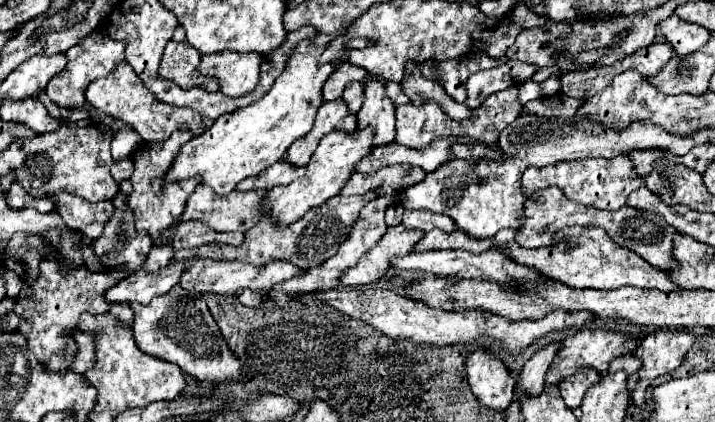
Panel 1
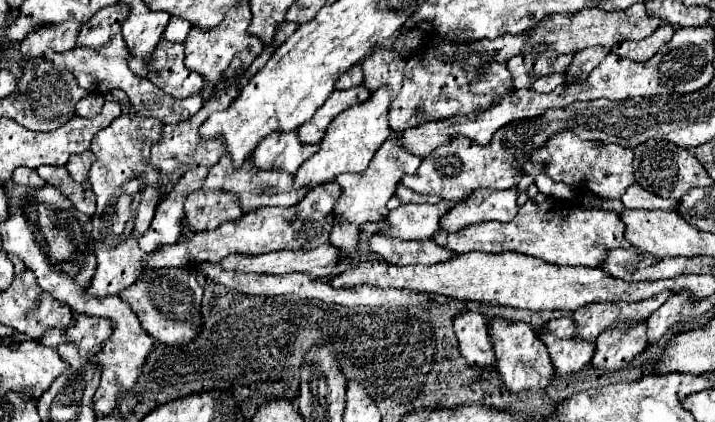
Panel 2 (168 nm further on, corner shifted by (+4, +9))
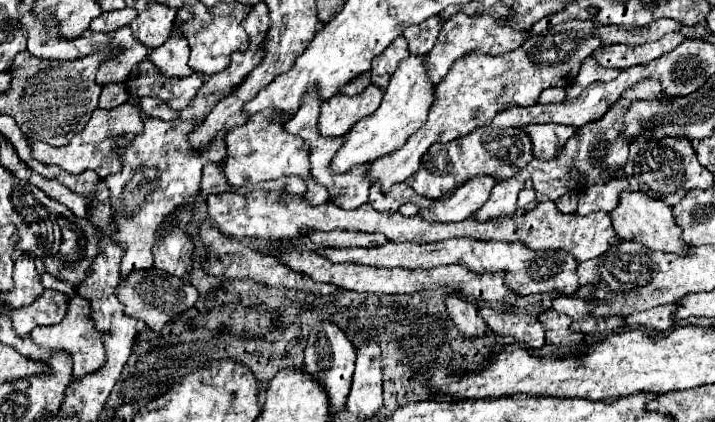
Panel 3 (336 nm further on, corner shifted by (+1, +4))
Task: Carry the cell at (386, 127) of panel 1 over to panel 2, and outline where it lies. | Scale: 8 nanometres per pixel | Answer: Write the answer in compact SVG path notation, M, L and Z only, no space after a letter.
M377 48L363 60L363 86L369 92L375 92L381 86L393 86L393 94L401 90L405 58L395 54L393 48Z

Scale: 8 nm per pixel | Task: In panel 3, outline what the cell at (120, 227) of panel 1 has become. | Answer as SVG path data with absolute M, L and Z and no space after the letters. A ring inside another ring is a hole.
M144 117L142 133L134 135L126 147L114 147L122 169L114 175L104 177L104 183L110 189L112 219L116 227L112 241L126 249L120 271L122 279L126 279L132 271L154 267L152 245L156 229L170 213L178 209L178 205L182 205L188 197L198 195L202 167L208 163L218 163L222 159L224 145L214 145L214 149L206 149L206 153L190 153L186 137L192 127L194 125L184 121L160 121ZM138 187L140 191L134 193Z

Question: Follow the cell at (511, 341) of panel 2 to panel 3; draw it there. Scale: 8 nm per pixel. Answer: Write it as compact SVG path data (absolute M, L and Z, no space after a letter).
M488 307L480 309L482 319L486 325L502 337L514 337L528 349L542 349L544 347L544 329L534 315L514 315L514 313L502 313Z

